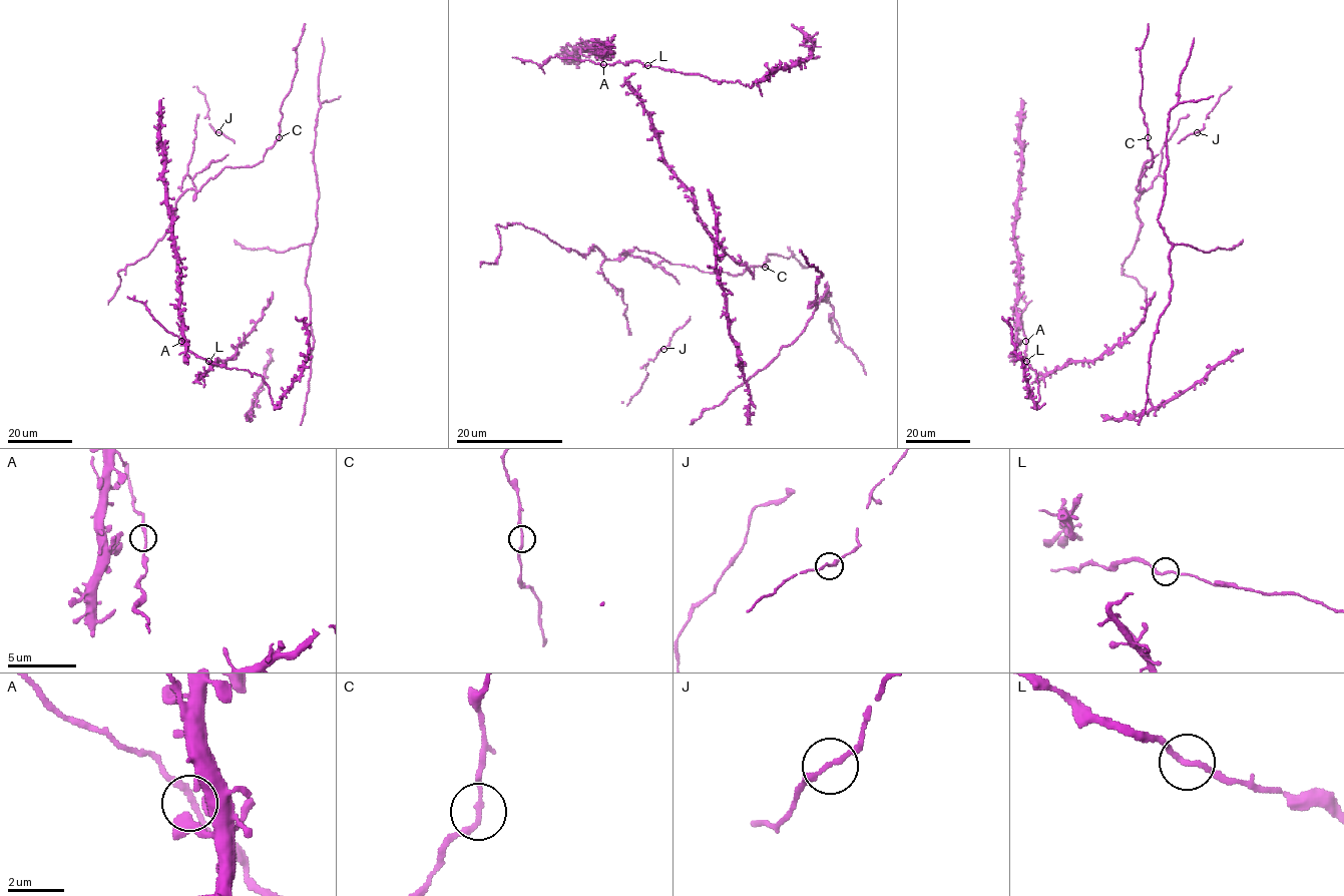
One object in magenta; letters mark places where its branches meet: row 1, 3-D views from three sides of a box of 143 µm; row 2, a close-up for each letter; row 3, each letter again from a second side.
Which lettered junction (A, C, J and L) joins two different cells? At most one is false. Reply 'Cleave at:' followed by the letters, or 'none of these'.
Cleave at: none of these

